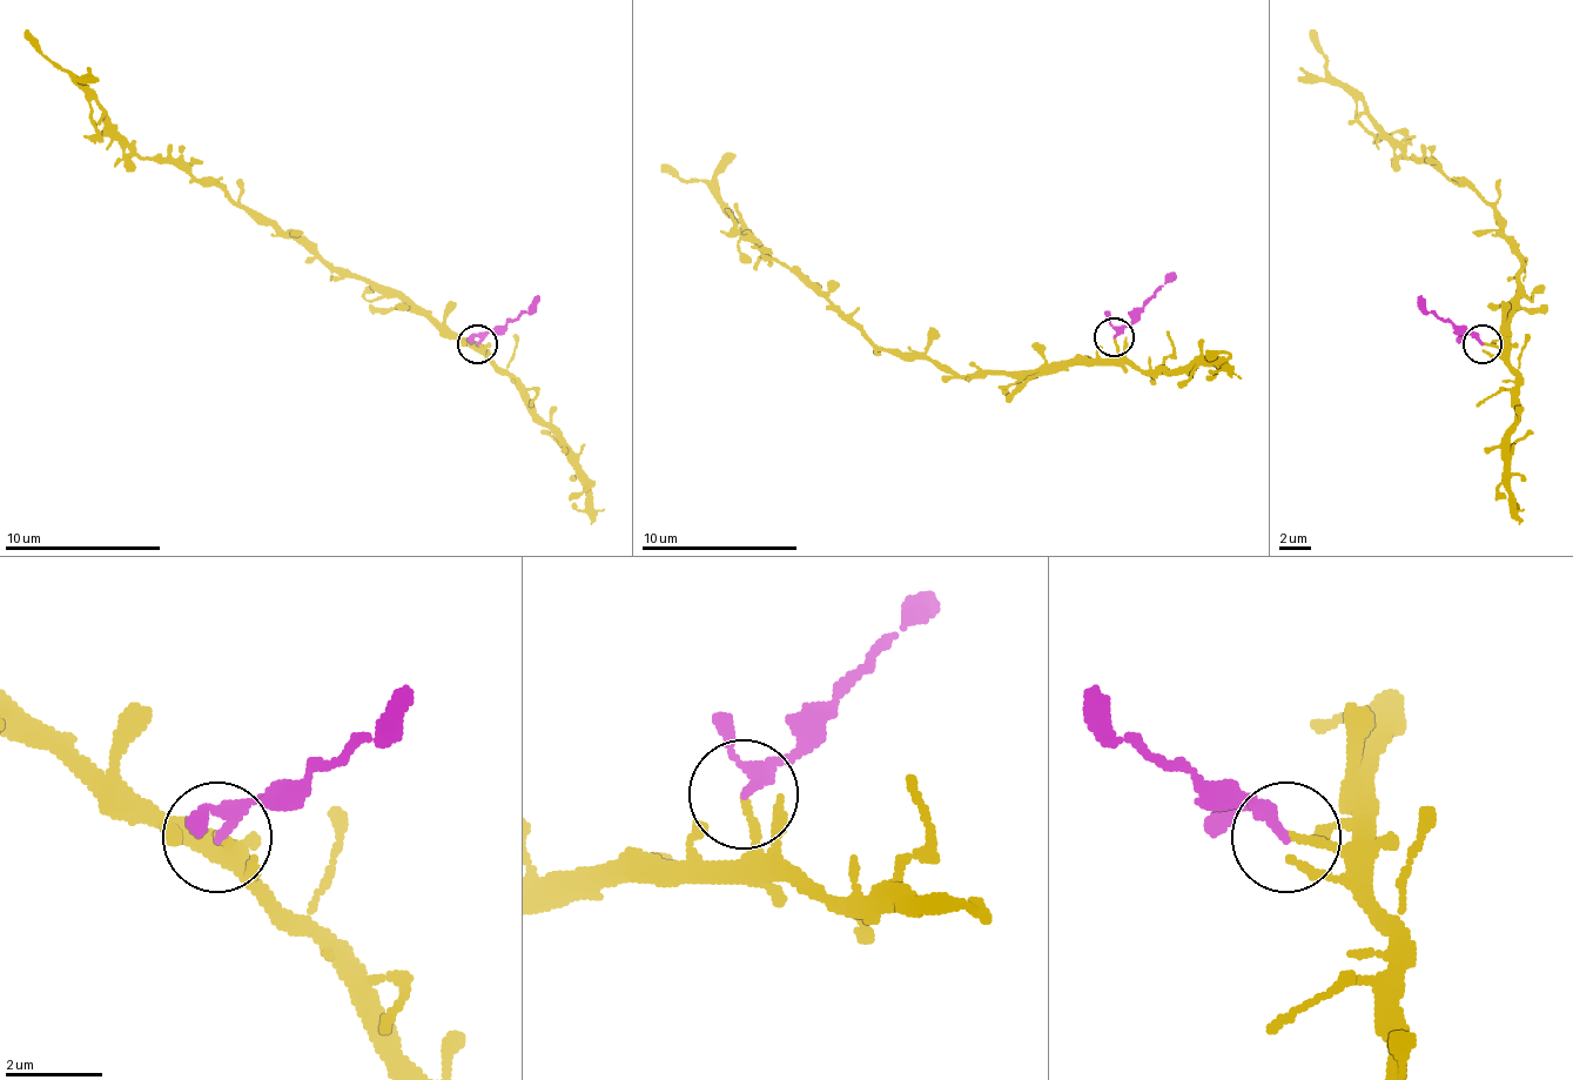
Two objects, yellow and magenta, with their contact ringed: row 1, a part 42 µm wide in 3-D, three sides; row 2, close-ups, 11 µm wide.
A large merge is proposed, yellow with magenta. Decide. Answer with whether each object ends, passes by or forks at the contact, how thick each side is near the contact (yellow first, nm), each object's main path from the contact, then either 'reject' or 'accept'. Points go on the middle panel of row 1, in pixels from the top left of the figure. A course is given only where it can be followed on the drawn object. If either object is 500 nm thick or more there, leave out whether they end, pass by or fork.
yellow ends | magenta passes by | 140/220 nm | yellow via (1115, 336), (1111, 360), (1033, 371), (950, 375), (899, 360), (781, 265), (703, 182), (664, 163) | magenta via (1115, 336), (1150, 296), (1177, 277) | reject

